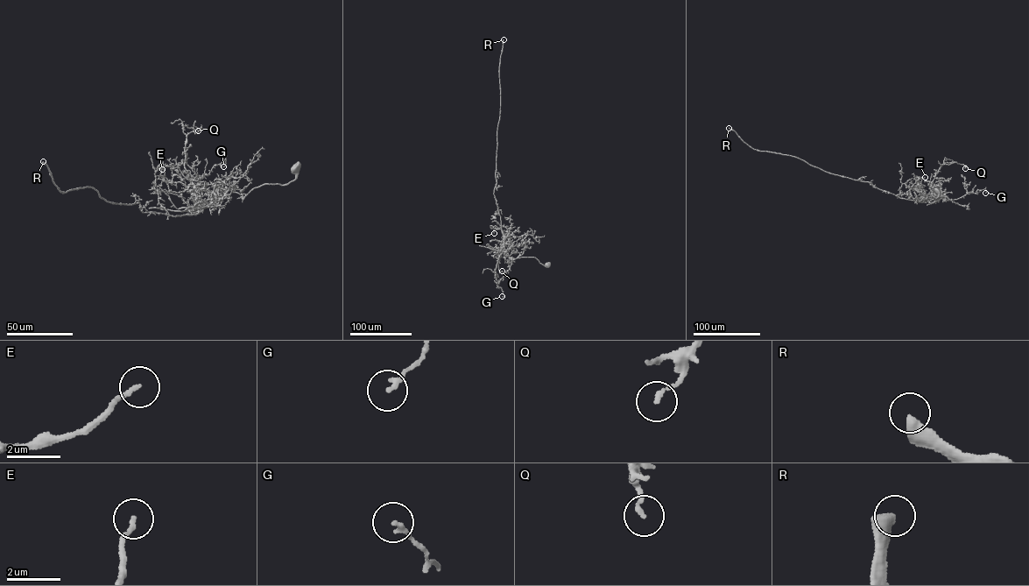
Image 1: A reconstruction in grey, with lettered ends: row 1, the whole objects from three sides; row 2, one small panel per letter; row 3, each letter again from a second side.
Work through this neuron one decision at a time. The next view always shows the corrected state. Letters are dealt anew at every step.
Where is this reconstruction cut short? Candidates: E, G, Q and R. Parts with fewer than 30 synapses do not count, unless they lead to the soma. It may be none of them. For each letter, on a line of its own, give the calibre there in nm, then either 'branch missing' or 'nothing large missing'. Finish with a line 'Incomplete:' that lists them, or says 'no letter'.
E: 170 nm thick; nothing large missing
G: 170 nm thick; nothing large missing
Q: 150 nm thick; nothing large missing
R: 440 nm thick; branch missing
Incomplete: R

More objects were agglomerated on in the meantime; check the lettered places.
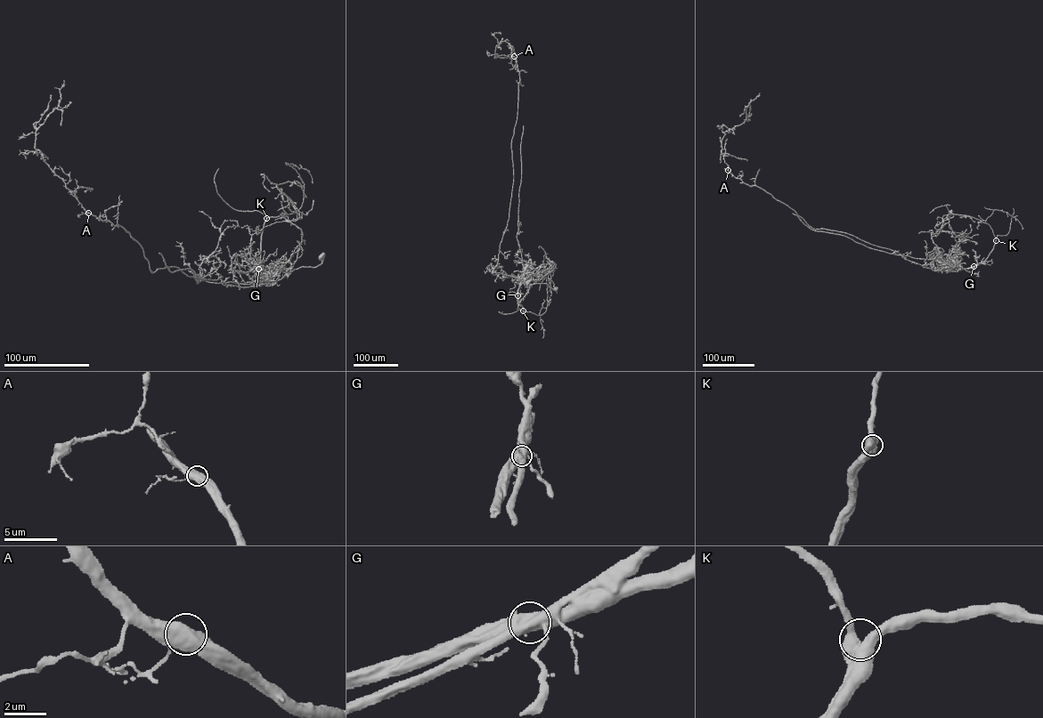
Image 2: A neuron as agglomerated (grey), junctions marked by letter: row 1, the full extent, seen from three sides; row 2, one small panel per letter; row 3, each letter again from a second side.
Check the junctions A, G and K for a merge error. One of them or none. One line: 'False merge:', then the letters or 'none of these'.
False merge: G

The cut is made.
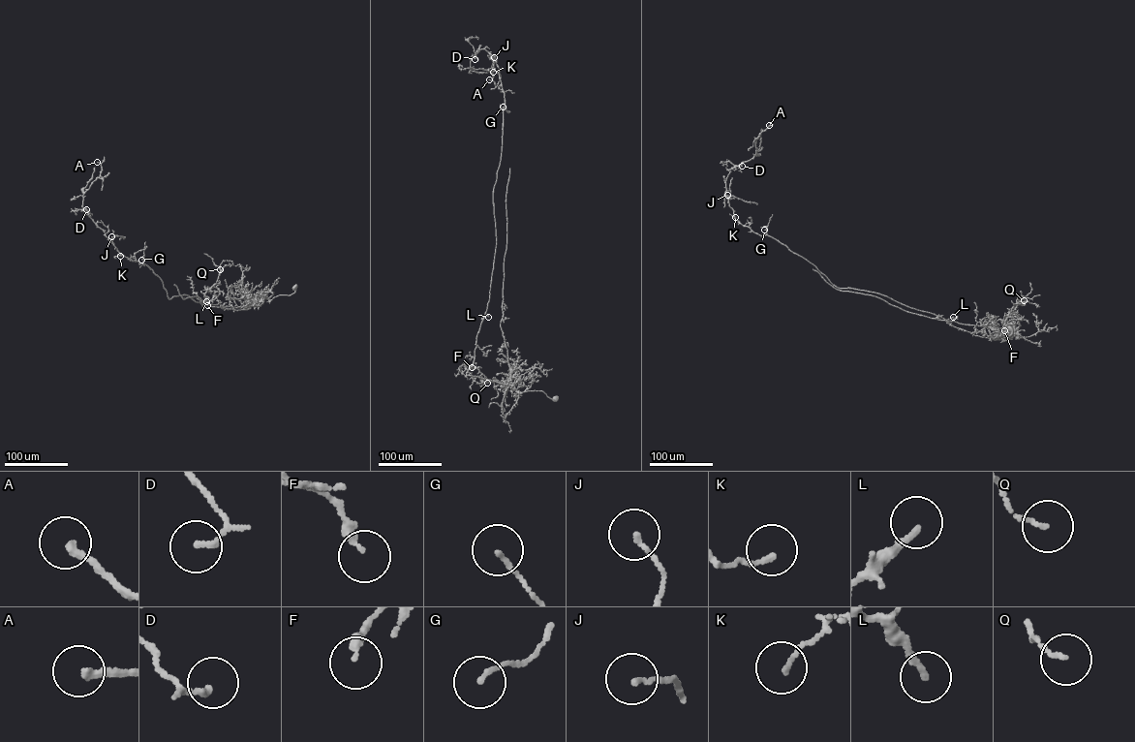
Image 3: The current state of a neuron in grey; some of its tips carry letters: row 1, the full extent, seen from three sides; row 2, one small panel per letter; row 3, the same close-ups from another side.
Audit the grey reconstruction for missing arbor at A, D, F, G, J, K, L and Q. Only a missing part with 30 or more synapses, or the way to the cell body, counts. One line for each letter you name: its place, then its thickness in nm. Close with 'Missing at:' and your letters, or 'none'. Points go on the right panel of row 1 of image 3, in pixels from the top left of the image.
L: Place: (953, 317). Thickness 160 nm
Missing at: L

